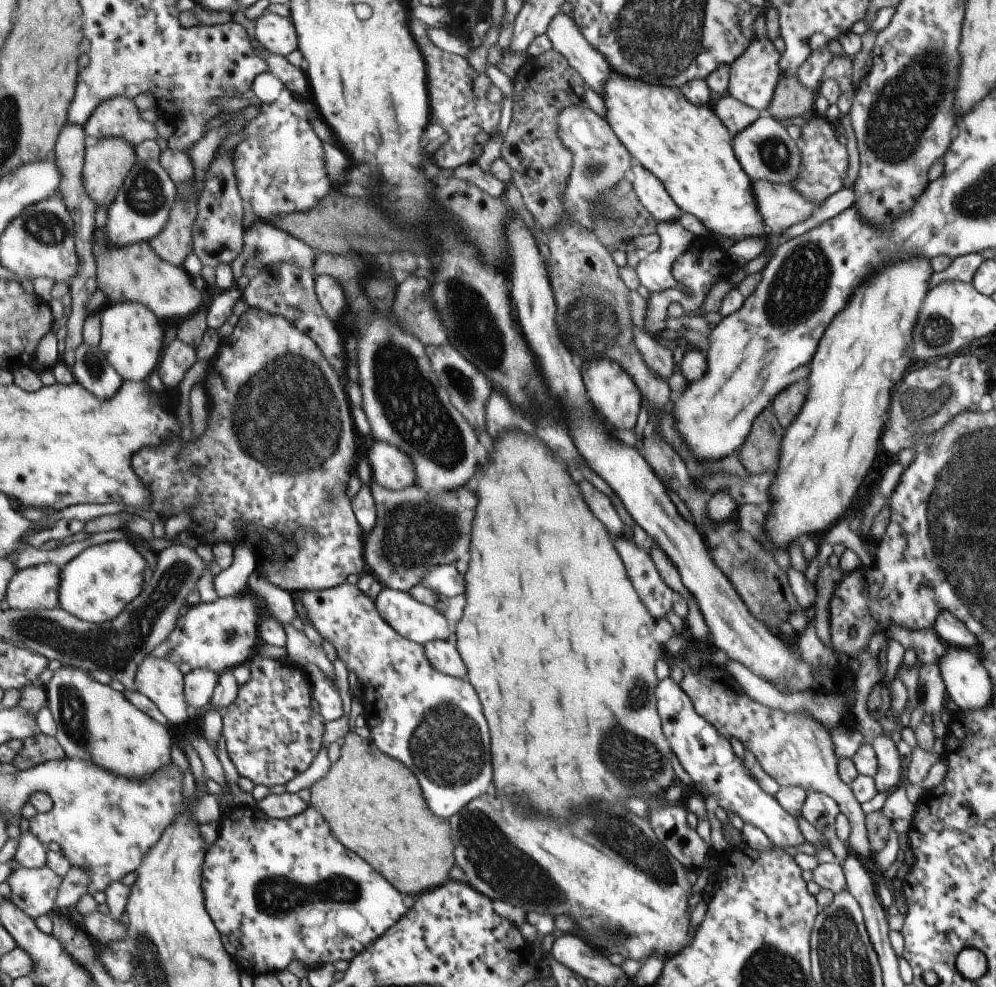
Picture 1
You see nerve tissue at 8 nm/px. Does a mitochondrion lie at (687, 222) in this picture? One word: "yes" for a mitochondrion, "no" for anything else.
no

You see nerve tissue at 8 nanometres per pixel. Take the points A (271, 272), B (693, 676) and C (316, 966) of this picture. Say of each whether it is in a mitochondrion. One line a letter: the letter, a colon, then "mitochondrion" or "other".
A: other
B: other
C: other

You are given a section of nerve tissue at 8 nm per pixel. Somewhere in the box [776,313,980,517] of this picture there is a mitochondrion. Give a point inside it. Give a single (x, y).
(922, 406)

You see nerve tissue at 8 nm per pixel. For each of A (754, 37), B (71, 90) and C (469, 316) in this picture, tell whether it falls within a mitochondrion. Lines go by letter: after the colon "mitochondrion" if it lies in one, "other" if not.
A: other
B: other
C: mitochondrion

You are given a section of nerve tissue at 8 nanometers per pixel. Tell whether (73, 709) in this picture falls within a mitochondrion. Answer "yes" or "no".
yes

